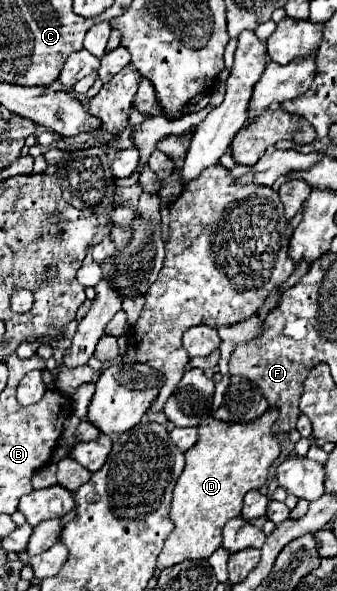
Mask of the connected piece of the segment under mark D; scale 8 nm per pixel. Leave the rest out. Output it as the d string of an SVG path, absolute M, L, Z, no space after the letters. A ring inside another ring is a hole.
M268 408L254 422L222 422L210 416L198 426L198 442L186 452L186 468L174 488L170 518L176 528L158 556L158 570L186 558L210 558L220 548L224 524L240 516L244 494L264 486L270 466L280 456L280 444L272 434L276 420L278 408Z

